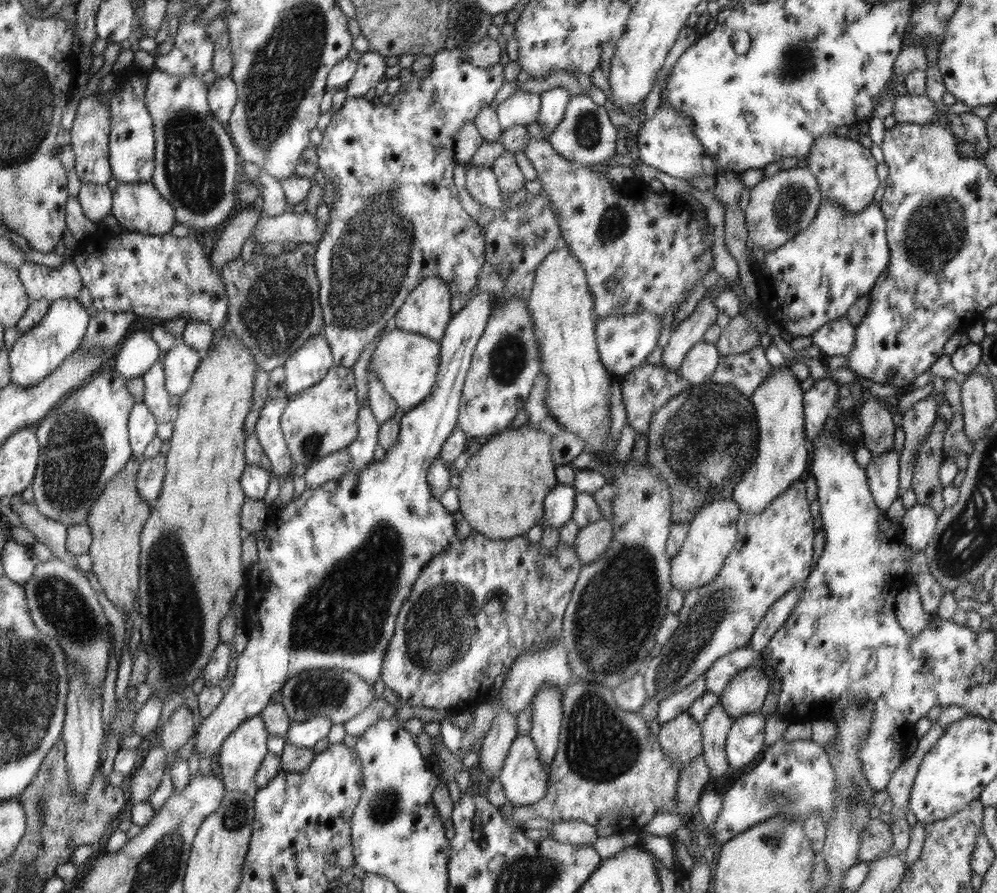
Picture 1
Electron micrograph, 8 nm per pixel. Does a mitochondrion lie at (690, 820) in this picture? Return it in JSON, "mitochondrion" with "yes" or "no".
{"mitochondrion":"no"}

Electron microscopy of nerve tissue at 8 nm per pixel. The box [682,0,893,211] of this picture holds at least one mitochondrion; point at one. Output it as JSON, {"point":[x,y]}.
{"point":[798,60]}

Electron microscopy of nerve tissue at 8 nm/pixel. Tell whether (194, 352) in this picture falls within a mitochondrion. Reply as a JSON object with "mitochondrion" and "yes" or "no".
{"mitochondrion":"no"}

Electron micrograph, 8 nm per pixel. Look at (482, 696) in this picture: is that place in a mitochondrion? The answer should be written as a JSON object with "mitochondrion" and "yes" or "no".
{"mitochondrion":"no"}

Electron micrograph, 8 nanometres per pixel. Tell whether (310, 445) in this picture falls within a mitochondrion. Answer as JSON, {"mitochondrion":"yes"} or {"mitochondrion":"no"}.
{"mitochondrion":"yes"}

